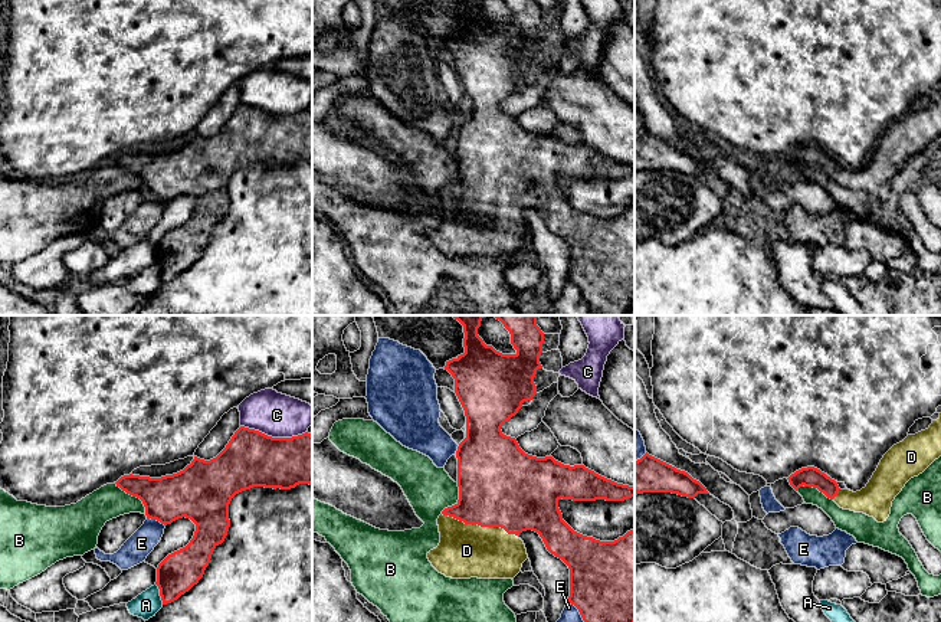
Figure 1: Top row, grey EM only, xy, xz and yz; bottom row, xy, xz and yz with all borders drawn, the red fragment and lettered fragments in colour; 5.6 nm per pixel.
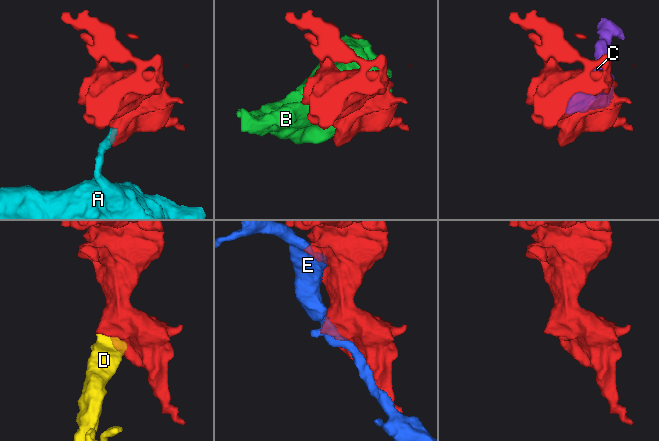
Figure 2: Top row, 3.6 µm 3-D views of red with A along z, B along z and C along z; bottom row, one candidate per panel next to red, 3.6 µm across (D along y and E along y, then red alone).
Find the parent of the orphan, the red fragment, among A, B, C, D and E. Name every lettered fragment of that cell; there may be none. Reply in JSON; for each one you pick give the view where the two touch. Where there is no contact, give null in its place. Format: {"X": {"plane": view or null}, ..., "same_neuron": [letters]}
{"D": {"plane": "xz"}, "same_neuron": ["D"]}

